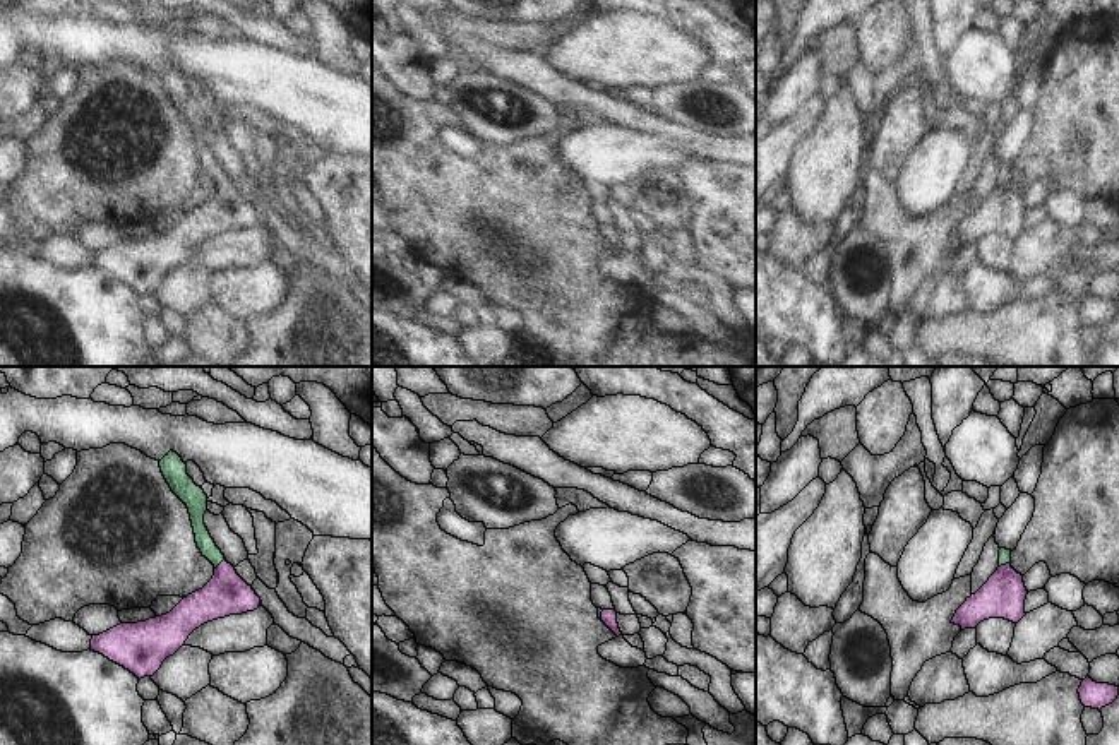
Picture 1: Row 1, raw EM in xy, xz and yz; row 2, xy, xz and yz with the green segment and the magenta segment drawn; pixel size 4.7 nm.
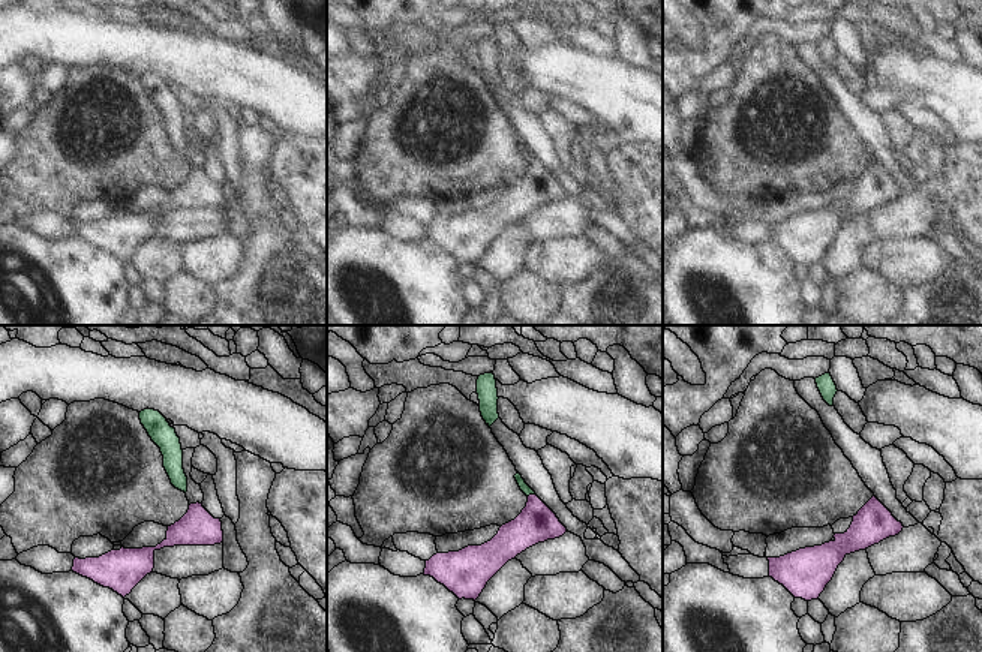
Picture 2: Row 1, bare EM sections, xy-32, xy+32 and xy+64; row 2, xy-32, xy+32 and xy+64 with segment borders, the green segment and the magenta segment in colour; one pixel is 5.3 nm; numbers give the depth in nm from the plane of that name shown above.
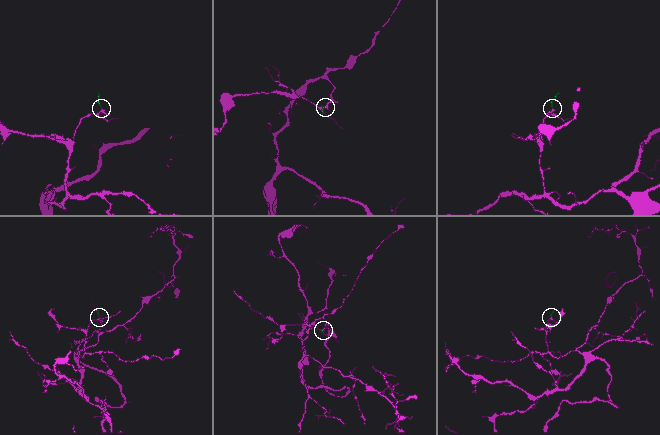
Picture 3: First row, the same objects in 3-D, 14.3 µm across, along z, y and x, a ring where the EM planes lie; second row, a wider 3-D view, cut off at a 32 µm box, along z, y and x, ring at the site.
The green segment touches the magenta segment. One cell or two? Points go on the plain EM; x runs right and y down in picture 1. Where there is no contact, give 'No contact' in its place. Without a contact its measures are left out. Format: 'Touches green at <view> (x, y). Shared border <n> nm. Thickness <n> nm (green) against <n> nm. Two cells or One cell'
Touches green at xy (220, 178). Shared border 80 nm. Thickness 80 nm (green) against 200 nm. One cell

